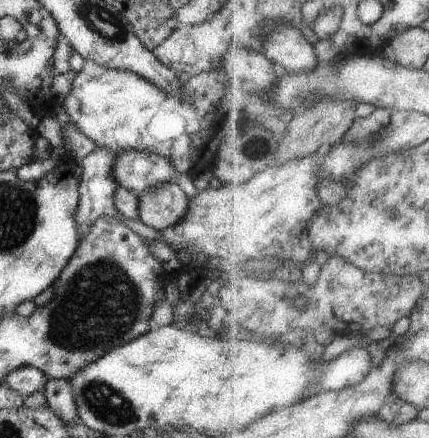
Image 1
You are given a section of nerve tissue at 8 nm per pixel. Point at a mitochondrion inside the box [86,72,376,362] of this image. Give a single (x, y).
(253, 150)

